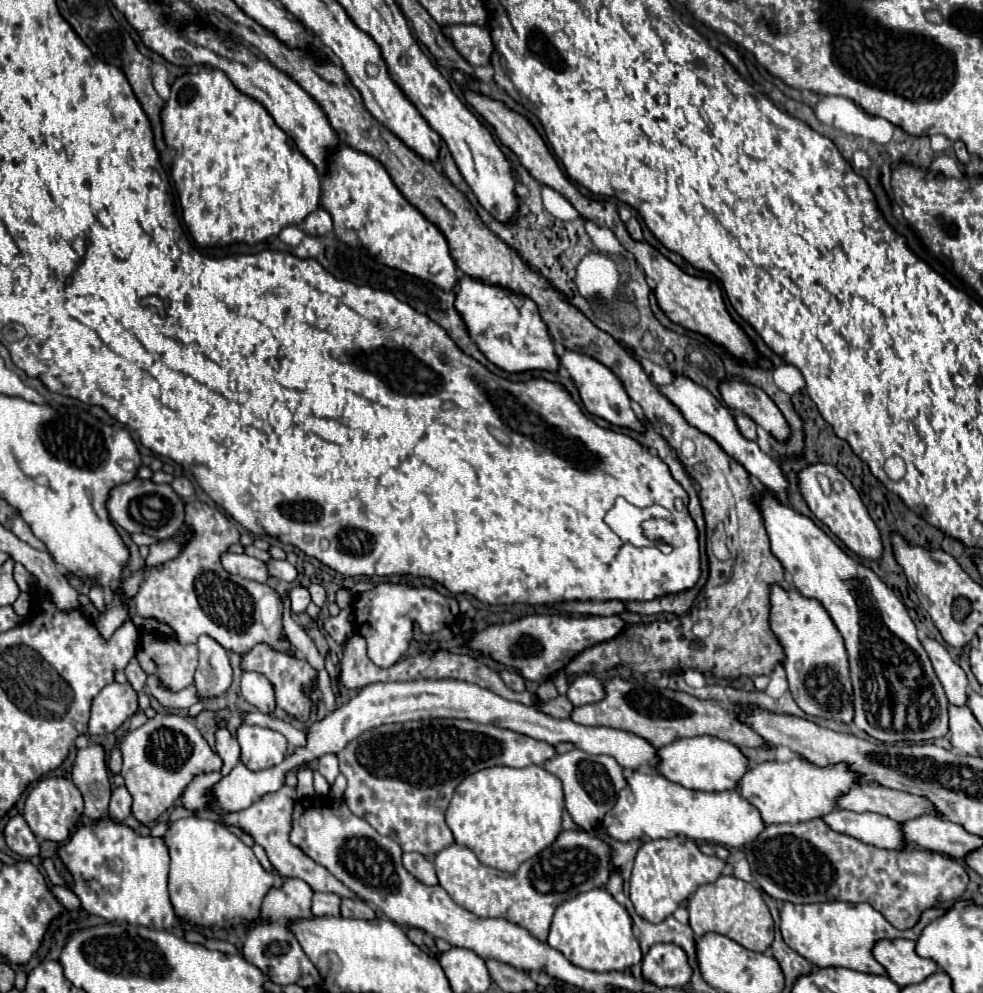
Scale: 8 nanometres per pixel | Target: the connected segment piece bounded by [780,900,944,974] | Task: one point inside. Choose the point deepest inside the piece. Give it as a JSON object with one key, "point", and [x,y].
{"point":[844,937]}

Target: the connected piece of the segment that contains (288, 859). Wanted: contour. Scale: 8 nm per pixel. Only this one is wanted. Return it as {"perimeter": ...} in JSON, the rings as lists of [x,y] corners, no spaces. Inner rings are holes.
{"perimeter":[[[290,786],[280,788],[280,792],[268,794],[264,796],[264,800],[260,800],[260,804],[252,804],[252,808],[246,808],[244,812],[236,812],[232,816],[224,816],[226,824],[234,824],[240,826],[244,832],[248,832],[256,844],[260,844],[274,870],[284,876],[284,878],[300,878],[304,880],[312,890],[320,890],[320,892],[332,892],[338,894],[342,898],[354,898],[360,900],[350,888],[346,888],[344,884],[340,884],[340,880],[336,880],[326,868],[322,868],[320,864],[316,864],[312,858],[304,856],[304,852],[300,852],[300,848],[292,846],[288,840],[288,832],[290,832],[290,820],[292,820],[292,808],[294,808],[294,800],[296,800],[296,790]]]}

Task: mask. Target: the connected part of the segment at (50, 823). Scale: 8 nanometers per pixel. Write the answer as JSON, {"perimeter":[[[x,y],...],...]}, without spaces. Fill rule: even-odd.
{"perimeter":[[[46,776],[42,780],[38,780],[34,784],[34,788],[30,790],[26,802],[24,802],[24,820],[28,822],[30,830],[44,840],[54,840],[54,842],[62,842],[70,836],[70,832],[76,826],[76,820],[80,818],[84,808],[84,800],[80,790],[76,788],[76,784],[70,778],[64,776]]]}

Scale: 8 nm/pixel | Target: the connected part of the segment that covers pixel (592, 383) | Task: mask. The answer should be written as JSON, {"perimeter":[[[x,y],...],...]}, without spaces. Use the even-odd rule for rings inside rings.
{"perimeter":[[[566,350],[566,354],[560,358],[562,366],[570,372],[570,378],[574,380],[578,392],[580,392],[580,398],[586,406],[586,410],[594,416],[600,416],[604,418],[606,422],[614,424],[614,426],[622,426],[622,428],[630,428],[630,430],[636,430],[640,434],[646,432],[646,424],[636,416],[636,412],[632,410],[630,406],[630,396],[626,394],[624,386],[620,384],[620,380],[614,376],[612,370],[604,368],[598,360],[592,360],[590,356],[584,356],[580,352],[572,352],[572,350]]]}

